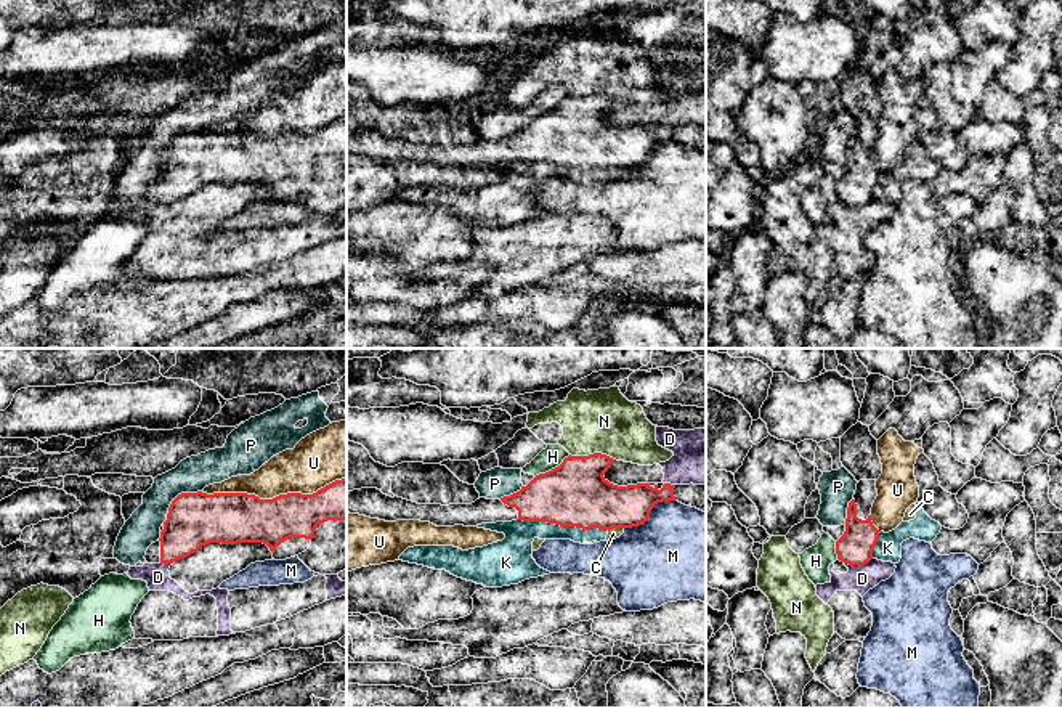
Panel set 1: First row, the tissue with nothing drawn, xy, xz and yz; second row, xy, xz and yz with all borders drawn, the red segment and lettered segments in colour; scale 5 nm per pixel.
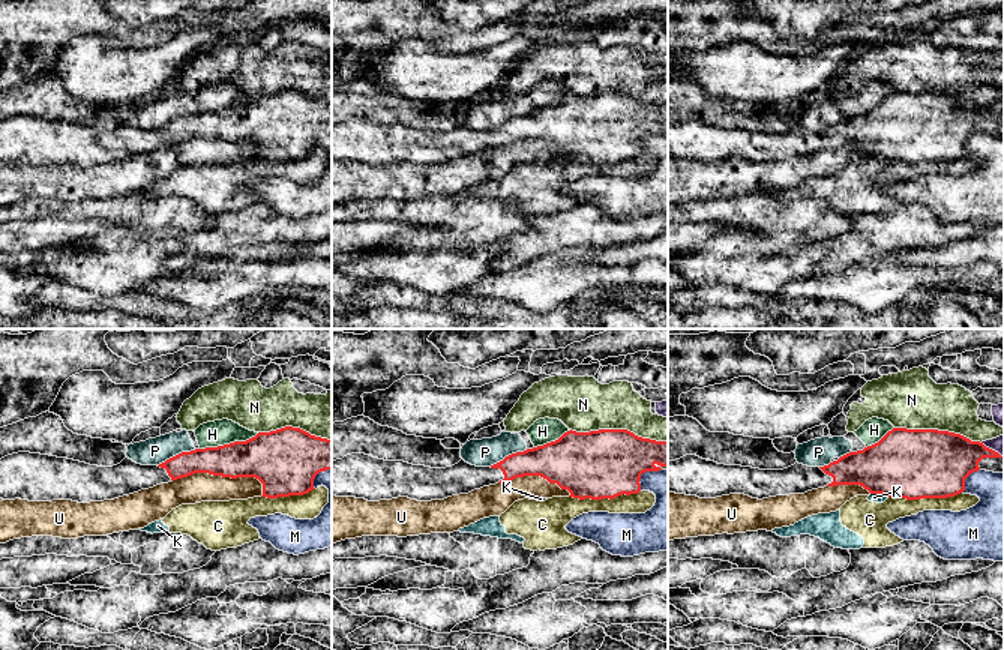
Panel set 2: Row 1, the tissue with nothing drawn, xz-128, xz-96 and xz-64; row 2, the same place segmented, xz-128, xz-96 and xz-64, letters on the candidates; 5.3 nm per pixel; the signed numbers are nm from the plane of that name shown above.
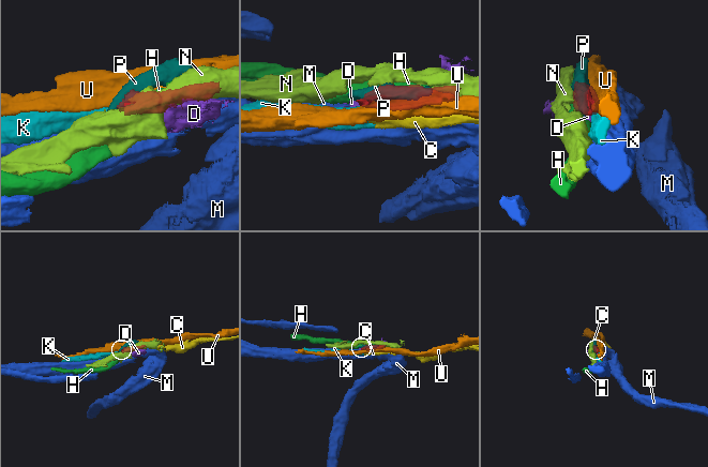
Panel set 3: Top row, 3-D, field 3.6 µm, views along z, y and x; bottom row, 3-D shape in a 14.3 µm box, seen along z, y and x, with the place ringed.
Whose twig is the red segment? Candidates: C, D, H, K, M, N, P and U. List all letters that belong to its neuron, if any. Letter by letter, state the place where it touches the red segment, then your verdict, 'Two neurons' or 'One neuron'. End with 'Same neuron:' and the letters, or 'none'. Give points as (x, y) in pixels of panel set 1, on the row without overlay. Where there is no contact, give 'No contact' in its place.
C: Touches red at xz (615, 167). Two neurons
D: Touches red at yz (857, 204). Two neurons
H: Touches red at xz (552, 109). Two neurons
K: Touches red at xz (562, 166). Two neurons
M: Touches red at xz (648, 154). Two neurons
N: Touches red at xz (594, 93). Two neurons
P: Touches red at xy (175, 138). Two neurons
U: Touches red at xy (273, 138). Two neurons
Same neuron: none

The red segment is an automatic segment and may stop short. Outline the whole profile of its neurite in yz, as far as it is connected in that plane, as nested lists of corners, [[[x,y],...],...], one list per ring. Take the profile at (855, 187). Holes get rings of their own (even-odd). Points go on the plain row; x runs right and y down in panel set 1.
[[[860,120],[847,148],[845,172],[836,181],[837,199],[849,205],[865,205],[873,199],[879,170],[871,162],[871,148],[878,136],[876,120]]]

